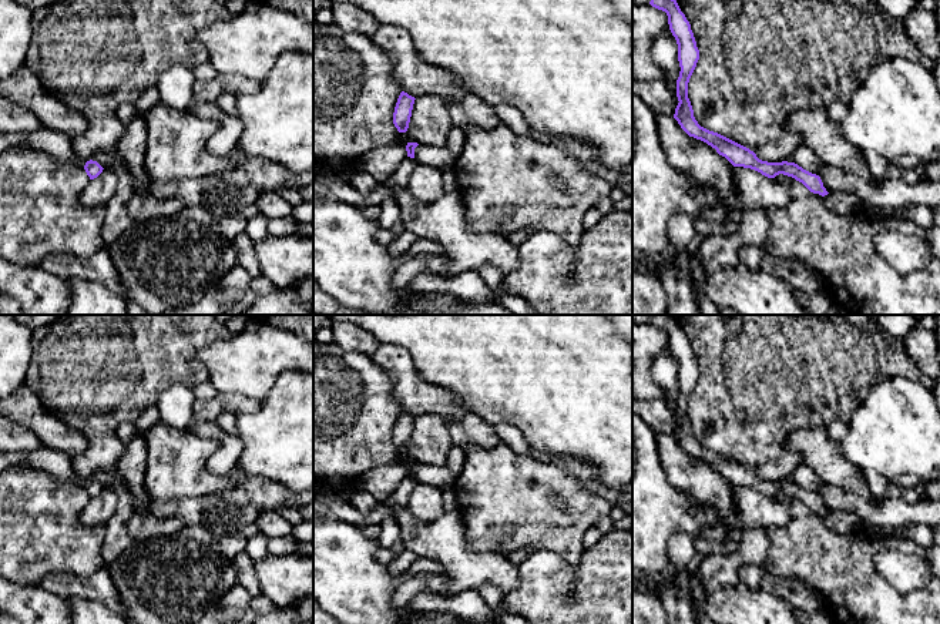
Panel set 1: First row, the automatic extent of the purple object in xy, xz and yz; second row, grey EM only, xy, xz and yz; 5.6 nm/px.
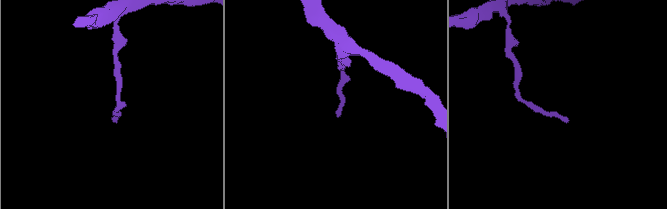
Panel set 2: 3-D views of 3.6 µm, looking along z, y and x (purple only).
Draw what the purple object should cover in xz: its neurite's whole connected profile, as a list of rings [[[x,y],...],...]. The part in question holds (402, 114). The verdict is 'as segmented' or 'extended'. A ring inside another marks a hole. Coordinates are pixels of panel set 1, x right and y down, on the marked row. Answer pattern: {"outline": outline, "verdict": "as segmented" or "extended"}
{"outline": [[[402,91],[397,98],[393,113],[393,124],[399,132],[406,132],[409,128],[414,100],[414,97],[409,95],[404,91]]], "verdict": "as segmented"}

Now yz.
{"outline": [[[651,0],[649,4],[667,13],[669,30],[678,44],[678,61],[681,71],[677,80],[677,97],[679,103],[675,108],[674,118],[678,121],[681,128],[689,137],[701,140],[715,148],[716,152],[725,157],[733,167],[751,168],[768,178],[775,178],[779,174],[783,174],[802,182],[813,194],[819,194],[822,197],[827,195],[829,192],[823,187],[819,175],[803,170],[795,162],[762,161],[749,148],[698,124],[688,98],[688,83],[699,60],[699,50],[696,47],[691,24],[681,11],[677,0]]], "verdict": "as segmented"}

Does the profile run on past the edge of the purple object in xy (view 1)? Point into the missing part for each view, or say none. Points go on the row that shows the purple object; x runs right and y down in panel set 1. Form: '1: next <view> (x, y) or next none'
1: next none

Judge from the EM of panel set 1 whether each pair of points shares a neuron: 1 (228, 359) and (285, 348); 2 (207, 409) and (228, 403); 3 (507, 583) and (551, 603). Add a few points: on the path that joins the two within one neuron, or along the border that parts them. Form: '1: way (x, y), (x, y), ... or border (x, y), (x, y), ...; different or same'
1: way (242, 359), (252, 359), (261, 351), (271, 351); same
2: way (212, 408), (222, 403); same
3: border (517, 567), (519, 584), (504, 597); different

